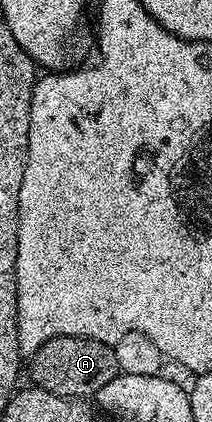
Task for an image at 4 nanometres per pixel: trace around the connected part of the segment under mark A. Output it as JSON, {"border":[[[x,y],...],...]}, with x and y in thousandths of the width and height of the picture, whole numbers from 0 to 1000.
{"border":[[[302,794],[231,806],[184,832],[151,839],[137,889],[142,879],[142,900],[160,910],[198,912],[217,927],[241,927],[255,936],[297,936],[316,945],[382,948],[439,941],[467,929],[476,912],[514,912],[533,893],[571,886],[528,815]]]}

